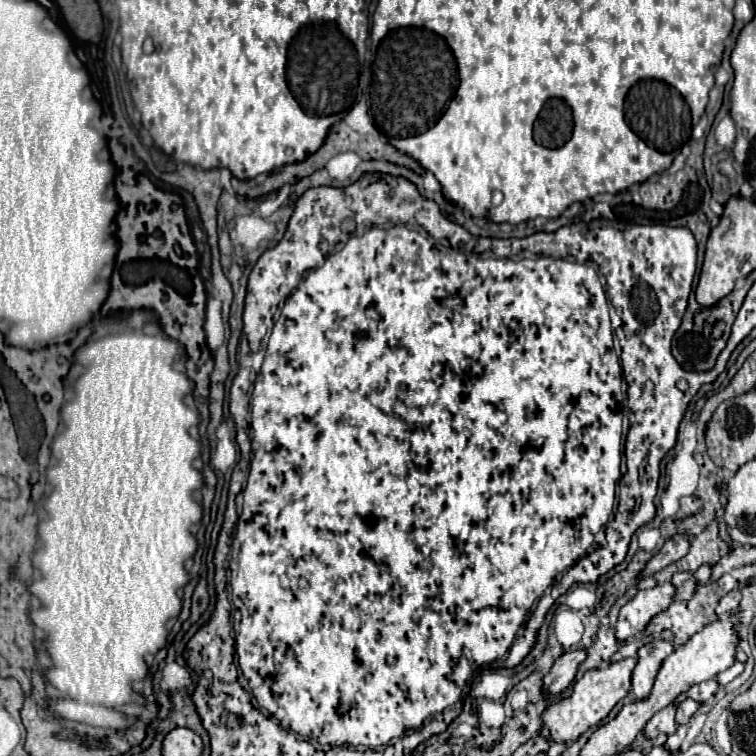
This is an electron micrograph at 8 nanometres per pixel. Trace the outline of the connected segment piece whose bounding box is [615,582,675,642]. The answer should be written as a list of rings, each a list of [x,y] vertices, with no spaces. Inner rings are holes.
[[[671,582],[657,584],[655,588],[649,590],[639,590],[637,596],[631,602],[627,602],[619,612],[615,628],[617,640],[625,642],[629,636],[643,634],[651,618],[665,612],[673,600],[675,600],[675,586]]]

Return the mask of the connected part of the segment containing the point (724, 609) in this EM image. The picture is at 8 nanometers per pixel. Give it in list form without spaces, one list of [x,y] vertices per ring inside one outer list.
[[[739,590],[729,592],[727,596],[723,596],[723,598],[719,600],[719,606],[717,606],[717,616],[729,614],[729,612],[737,612],[739,602],[741,602],[741,592],[739,592]]]

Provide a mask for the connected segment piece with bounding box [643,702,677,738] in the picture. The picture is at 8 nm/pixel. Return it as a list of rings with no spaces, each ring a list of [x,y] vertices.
[[[671,702],[669,706],[665,706],[663,710],[659,710],[645,726],[645,736],[647,738],[655,738],[659,732],[665,734],[673,734],[677,730],[677,722],[675,722],[675,704]]]

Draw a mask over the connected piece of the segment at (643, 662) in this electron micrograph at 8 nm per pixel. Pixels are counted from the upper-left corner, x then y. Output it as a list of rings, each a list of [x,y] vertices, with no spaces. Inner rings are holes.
[[[655,640],[639,650],[639,662],[633,670],[633,694],[637,700],[647,700],[657,678],[663,660],[673,652],[673,646],[665,640]]]

